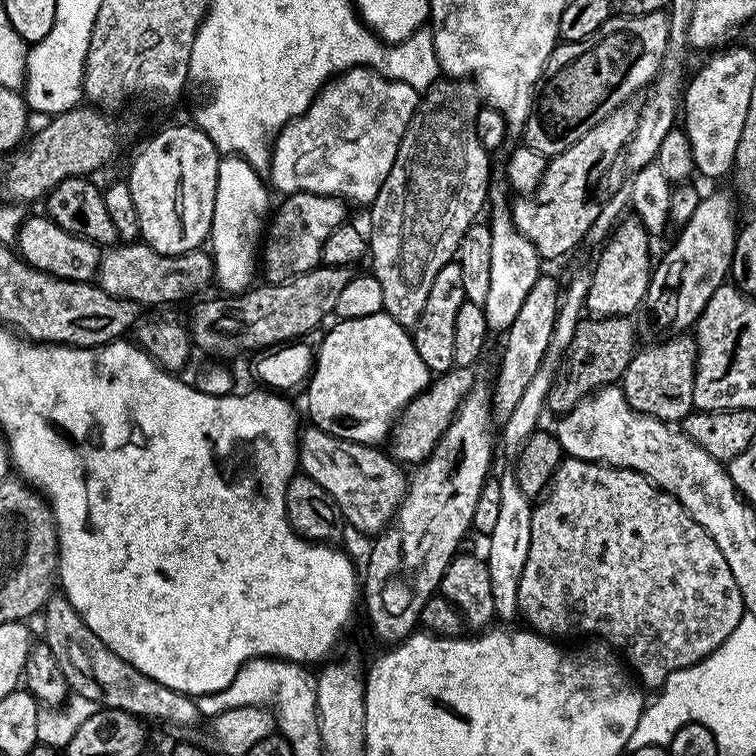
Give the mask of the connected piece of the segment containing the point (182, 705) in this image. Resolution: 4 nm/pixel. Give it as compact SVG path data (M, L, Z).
M52 595L42 609L43 616L43 643L48 644L54 658L58 658L58 666L62 666L62 674L66 674L68 687L75 695L90 698L90 702L101 709L114 708L139 718L165 720L168 726L190 727L201 723L202 717L193 697L170 690L170 686L162 686L162 682L154 682L154 678L118 658L118 654L114 654L114 650L110 650L110 646L106 646L106 642L102 642L86 622L82 622L67 596Z

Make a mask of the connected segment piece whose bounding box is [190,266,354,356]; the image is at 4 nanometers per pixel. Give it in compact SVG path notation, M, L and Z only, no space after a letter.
M317 266L281 284L264 282L261 288L252 288L241 296L224 294L221 300L204 300L193 310L190 319L193 345L212 356L236 356L251 348L264 350L307 337L312 334L308 332L335 313L340 293L353 274L353 269L348 266Z

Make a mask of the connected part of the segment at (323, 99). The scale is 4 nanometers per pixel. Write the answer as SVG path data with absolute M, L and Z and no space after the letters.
M349 68L341 72L321 88L312 105L302 115L281 128L271 141L267 170L267 175L272 176L271 187L275 191L277 188L280 194L309 192L339 196L341 200L353 205L371 205L382 182L386 182L386 174L390 174L390 166L394 166L402 134L406 134L406 126L410 126L421 99L421 93L413 85L389 80L372 68Z

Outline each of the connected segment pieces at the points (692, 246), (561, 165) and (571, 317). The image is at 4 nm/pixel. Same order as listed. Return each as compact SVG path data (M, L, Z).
M707 193L698 202L694 214L677 231L680 233L672 249L661 260L659 257L652 270L644 304L658 327L684 334L695 325L702 310L706 310L706 302L710 302L710 294L729 279L737 231L736 208L726 193Z
M621 106L614 109L602 122L598 122L598 126L582 134L582 138L578 138L574 146L570 146L566 151L548 160L546 170L533 192L517 195L516 201L511 201L514 226L534 245L541 261L548 262L548 260L556 260L559 256L566 255L567 252L578 247L582 240L585 241L589 235L592 223L601 207L599 203L591 204L588 201L592 196L592 187L607 174L608 167L616 160L616 155L620 156L625 151L629 138L635 132L637 113L637 109L635 107L632 109L632 106Z
M589 275L574 277L569 284L565 285L560 308L556 314L554 332L551 336L551 342L548 346L547 354L543 358L541 366L535 372L533 379L526 386L525 393L522 394L521 401L514 406L514 411L510 414L504 425L502 425L502 442L505 450L510 456L520 451L529 435L537 431L539 427L538 420L541 414L544 414L550 386L552 385L553 375L557 372L557 366L560 364L561 357L564 356L566 348L569 346L574 336L574 330L577 328L585 313L586 294L589 292Z

